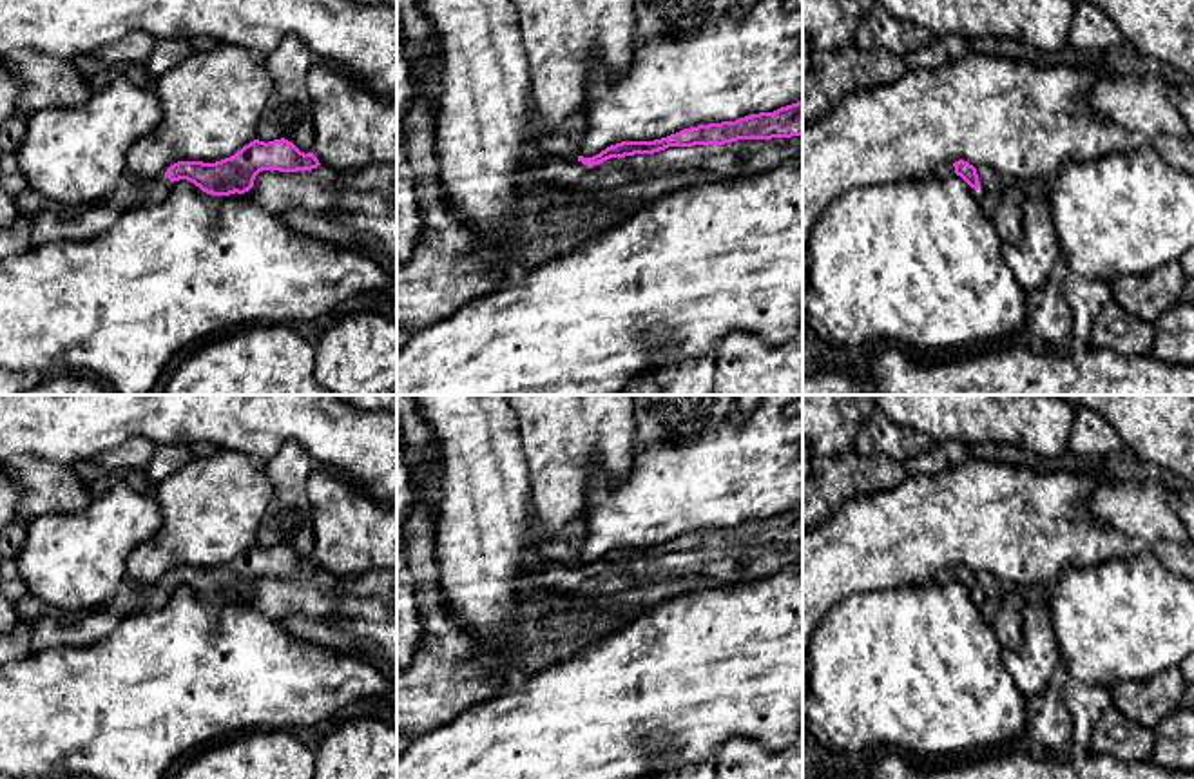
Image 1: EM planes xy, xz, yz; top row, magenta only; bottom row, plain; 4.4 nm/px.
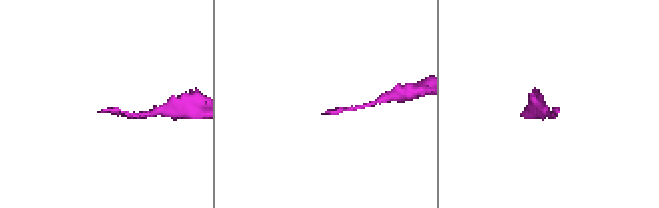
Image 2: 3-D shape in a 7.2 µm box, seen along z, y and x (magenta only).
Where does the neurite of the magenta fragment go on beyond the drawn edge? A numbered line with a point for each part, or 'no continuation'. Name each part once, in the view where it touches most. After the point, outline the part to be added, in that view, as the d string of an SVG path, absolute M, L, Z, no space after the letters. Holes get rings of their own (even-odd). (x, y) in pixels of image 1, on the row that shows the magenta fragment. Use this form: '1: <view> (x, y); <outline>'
no continuation

